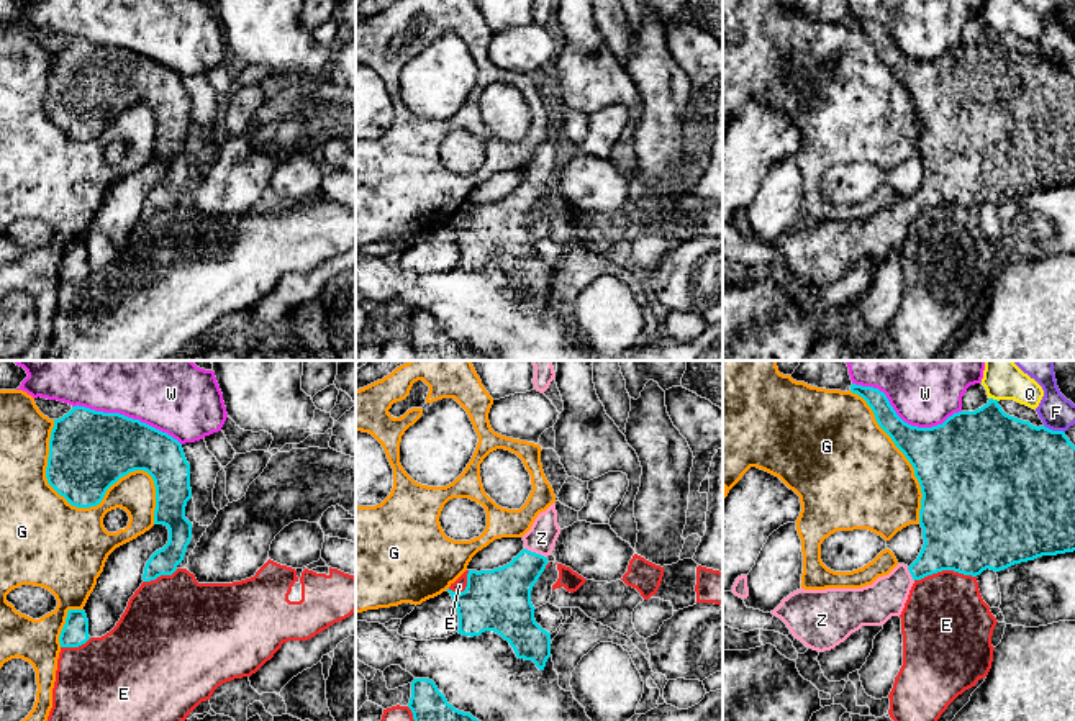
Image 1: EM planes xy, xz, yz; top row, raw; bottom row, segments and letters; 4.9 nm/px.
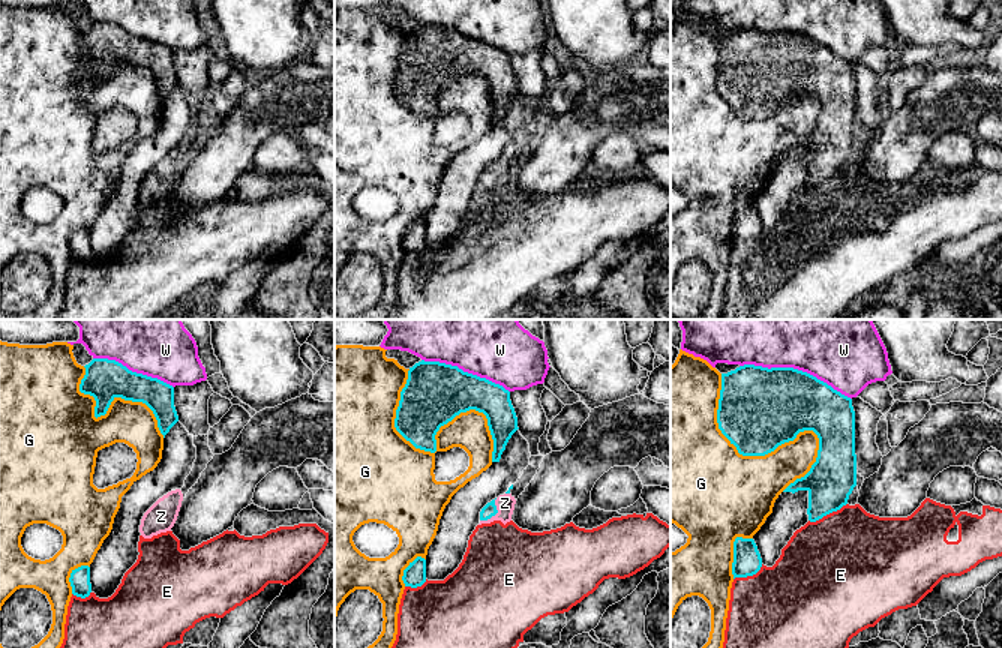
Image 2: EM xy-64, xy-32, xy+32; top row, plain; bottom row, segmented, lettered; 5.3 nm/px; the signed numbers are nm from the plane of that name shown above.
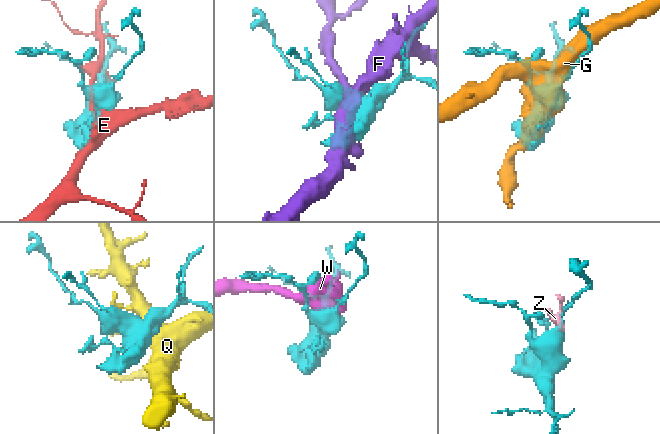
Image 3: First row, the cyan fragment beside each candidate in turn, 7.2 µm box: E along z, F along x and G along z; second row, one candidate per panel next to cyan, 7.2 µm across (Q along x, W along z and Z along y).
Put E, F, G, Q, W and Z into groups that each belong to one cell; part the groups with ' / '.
E / F / G / Q / W / Z

